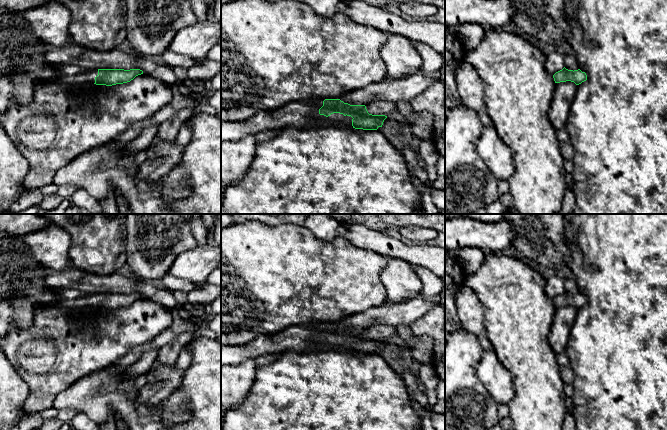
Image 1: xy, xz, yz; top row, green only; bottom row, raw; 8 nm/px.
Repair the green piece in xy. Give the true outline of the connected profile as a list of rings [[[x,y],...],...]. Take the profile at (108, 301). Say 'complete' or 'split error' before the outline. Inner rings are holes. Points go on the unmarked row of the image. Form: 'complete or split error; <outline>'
split error; [[[56,289],[55,303],[52,306],[72,309],[96,308],[112,310],[130,306],[143,298],[140,293],[87,293],[77,289]]]

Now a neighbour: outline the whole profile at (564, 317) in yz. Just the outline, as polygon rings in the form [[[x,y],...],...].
[[[574,306],[556,307],[552,327],[548,334],[551,348],[556,355],[566,350],[576,314],[577,309]]]

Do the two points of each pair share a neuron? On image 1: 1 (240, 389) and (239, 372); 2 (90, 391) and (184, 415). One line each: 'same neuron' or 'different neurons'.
1: same neuron
2: different neurons

